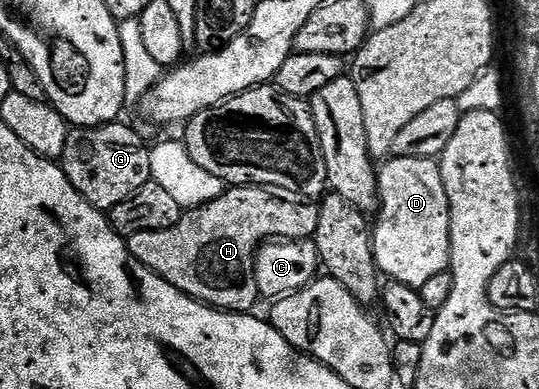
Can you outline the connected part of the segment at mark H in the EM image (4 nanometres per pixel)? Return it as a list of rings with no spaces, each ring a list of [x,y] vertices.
[[[240,185],[228,188],[217,199],[201,207],[186,210],[173,227],[161,231],[134,233],[126,238],[126,242],[131,254],[145,268],[151,269],[161,279],[173,283],[173,287],[177,287],[194,301],[201,301],[212,309],[222,309],[225,313],[251,313],[254,305],[261,301],[255,278],[255,256],[259,248],[264,241],[272,239],[305,241],[314,238],[318,218],[319,206],[310,200],[288,199],[286,196],[276,195],[267,187]]]

